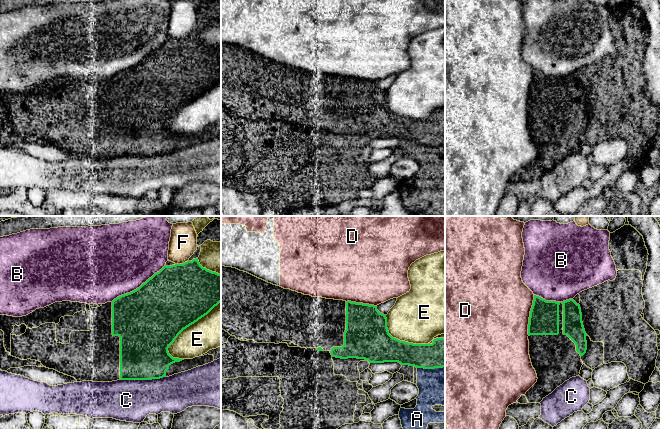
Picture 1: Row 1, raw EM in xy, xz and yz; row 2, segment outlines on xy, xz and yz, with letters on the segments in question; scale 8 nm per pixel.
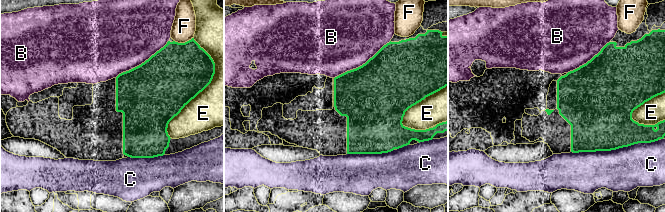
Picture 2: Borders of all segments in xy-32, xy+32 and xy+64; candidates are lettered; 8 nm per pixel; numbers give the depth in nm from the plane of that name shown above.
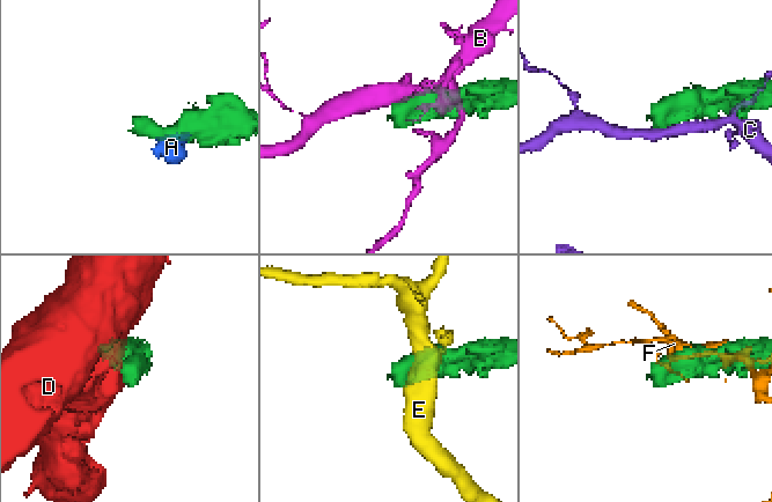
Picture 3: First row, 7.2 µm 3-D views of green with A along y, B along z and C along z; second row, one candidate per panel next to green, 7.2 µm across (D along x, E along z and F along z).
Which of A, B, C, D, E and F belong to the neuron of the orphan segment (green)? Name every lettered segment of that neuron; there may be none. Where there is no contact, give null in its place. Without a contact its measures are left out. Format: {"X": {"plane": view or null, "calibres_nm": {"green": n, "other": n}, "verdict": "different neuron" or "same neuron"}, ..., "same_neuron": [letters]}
{"A": {"plane": "xz", "calibres_nm": {"green": 240, "other": 300}, "verdict": "different neuron"}, "B": {"plane": "xy", "calibres_nm": {"green": 500, "other": 500}, "verdict": "different neuron"}, "C": {"plane": "xy", "calibres_nm": {"green": 380, "other": 340}, "verdict": "different neuron"}, "D": {"plane": "yz", "calibres_nm": {"green": 240, "other": 480}, "verdict": "different neuron"}, "E": {"plane": "xy", "calibres_nm": {"green": 500, "other": 300}, "verdict": "different neuron"}, "F": {"plane": "xy", "calibres_nm": {"green": 500, "other": 220}, "verdict": "different neuron"}, "same_neuron": []}

